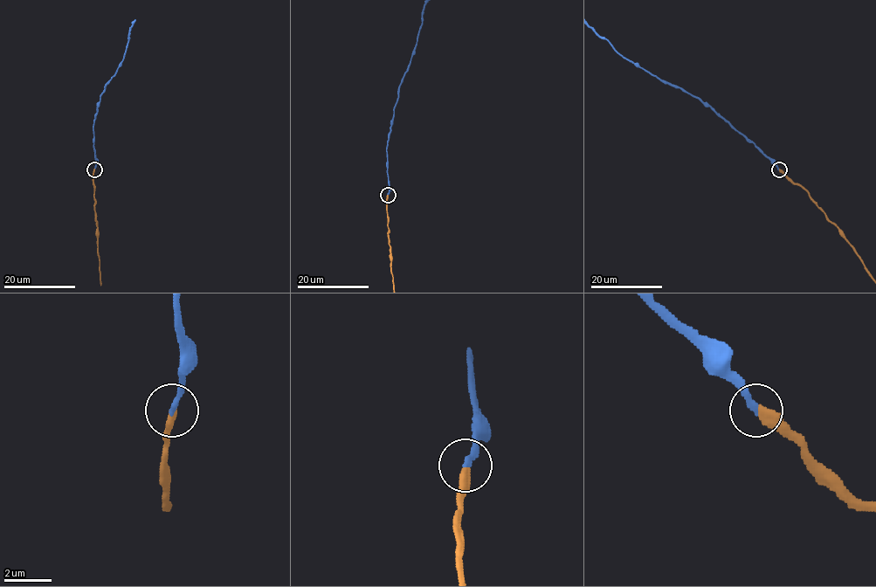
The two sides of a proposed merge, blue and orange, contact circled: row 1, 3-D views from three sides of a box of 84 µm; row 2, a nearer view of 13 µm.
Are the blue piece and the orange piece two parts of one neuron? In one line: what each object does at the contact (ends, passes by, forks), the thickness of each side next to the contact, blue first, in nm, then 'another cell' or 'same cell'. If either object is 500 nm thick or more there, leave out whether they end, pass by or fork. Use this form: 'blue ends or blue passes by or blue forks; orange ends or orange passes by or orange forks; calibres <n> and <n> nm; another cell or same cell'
blue ends; orange ends; calibres 240 and 400 nm; same cell

